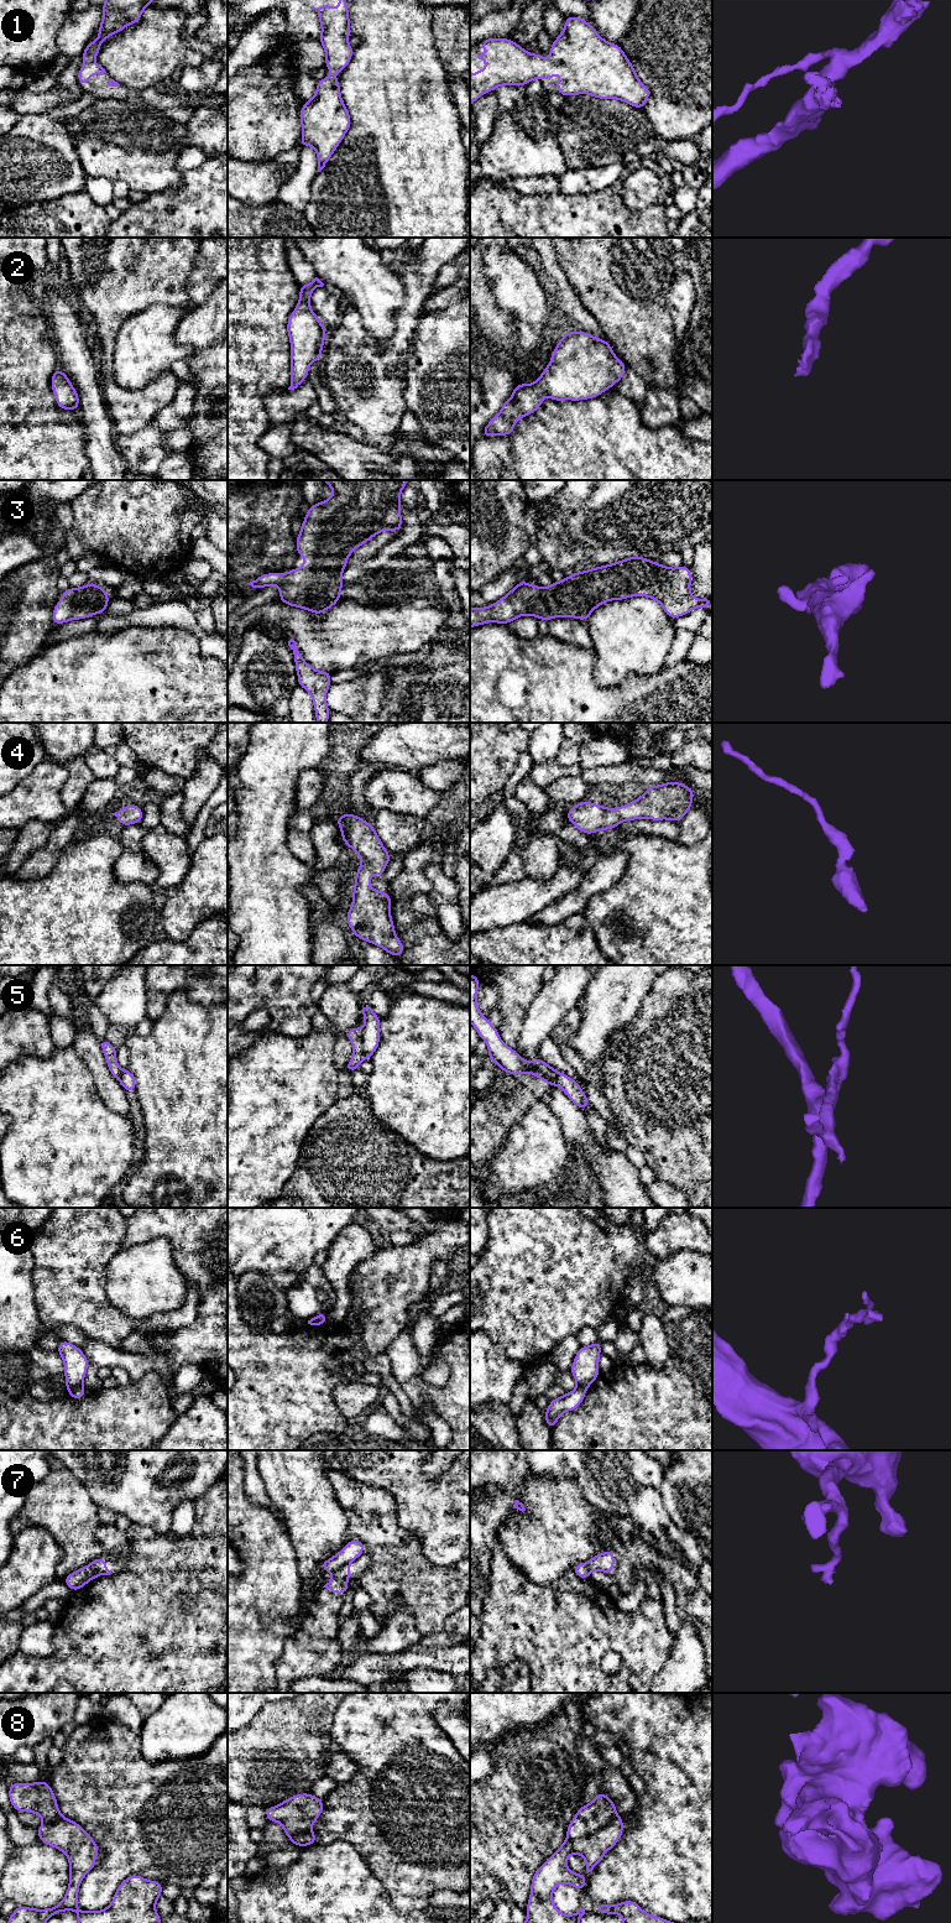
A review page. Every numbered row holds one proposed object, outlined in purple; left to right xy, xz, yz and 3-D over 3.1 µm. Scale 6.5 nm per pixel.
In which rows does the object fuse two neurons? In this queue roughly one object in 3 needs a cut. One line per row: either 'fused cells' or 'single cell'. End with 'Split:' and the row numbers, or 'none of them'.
1: single cell
2: single cell
3: single cell
4: single cell
5: fused cells
6: fused cells
7: fused cells
8: fused cells
Split: 5, 6, 7, 8

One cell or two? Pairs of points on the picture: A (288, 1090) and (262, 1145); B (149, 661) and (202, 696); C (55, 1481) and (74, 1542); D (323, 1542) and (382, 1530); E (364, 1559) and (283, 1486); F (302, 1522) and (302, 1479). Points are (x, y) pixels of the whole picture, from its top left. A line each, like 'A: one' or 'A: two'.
A: one
B: one
C: one
D: two
E: two
F: one

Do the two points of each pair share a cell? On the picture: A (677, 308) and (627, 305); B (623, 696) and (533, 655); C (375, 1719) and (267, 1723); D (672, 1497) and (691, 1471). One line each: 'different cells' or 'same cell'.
A: different cells
B: same cell
C: different cells
D: same cell

